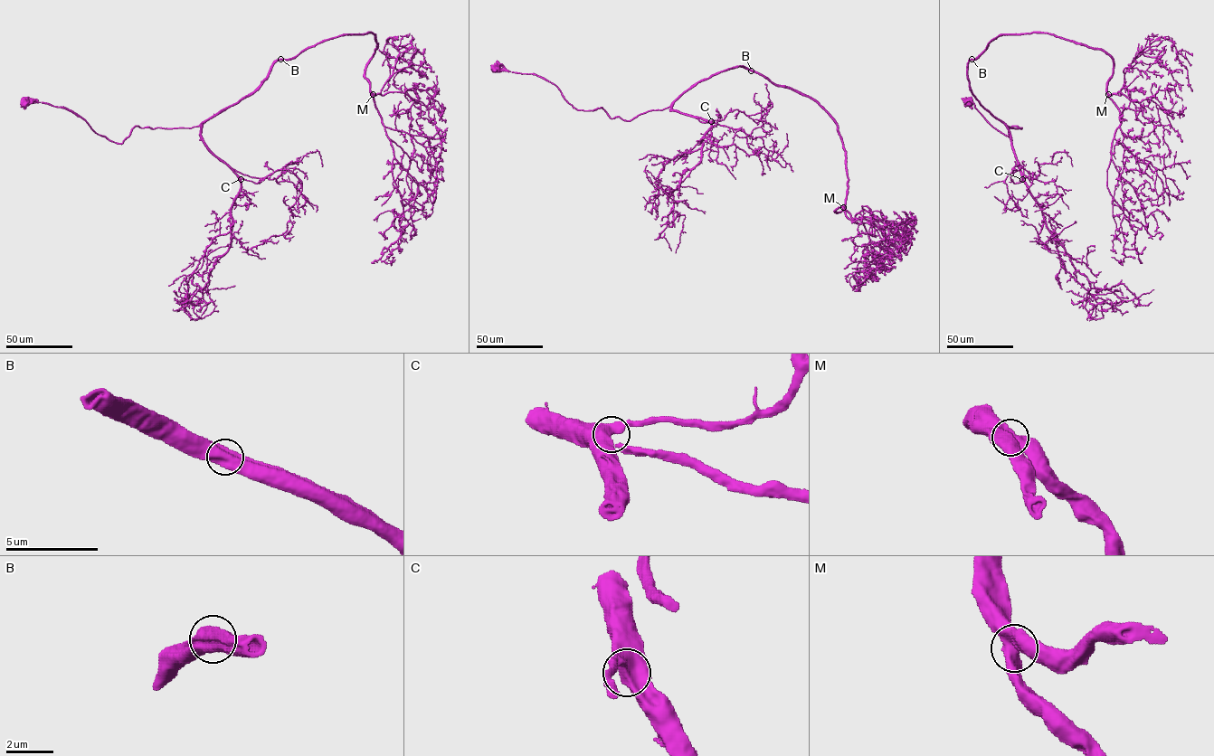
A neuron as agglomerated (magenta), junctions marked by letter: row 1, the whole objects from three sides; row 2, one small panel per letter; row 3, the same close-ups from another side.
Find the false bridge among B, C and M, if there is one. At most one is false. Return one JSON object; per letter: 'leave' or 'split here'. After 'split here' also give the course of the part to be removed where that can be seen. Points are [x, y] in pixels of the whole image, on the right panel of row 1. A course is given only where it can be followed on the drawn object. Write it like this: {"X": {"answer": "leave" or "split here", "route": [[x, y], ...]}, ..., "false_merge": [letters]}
{"B": {"answer": "leave"}, "C": {"answer": "leave"}, "M": {"answer": "leave"}, "false_merge": []}

